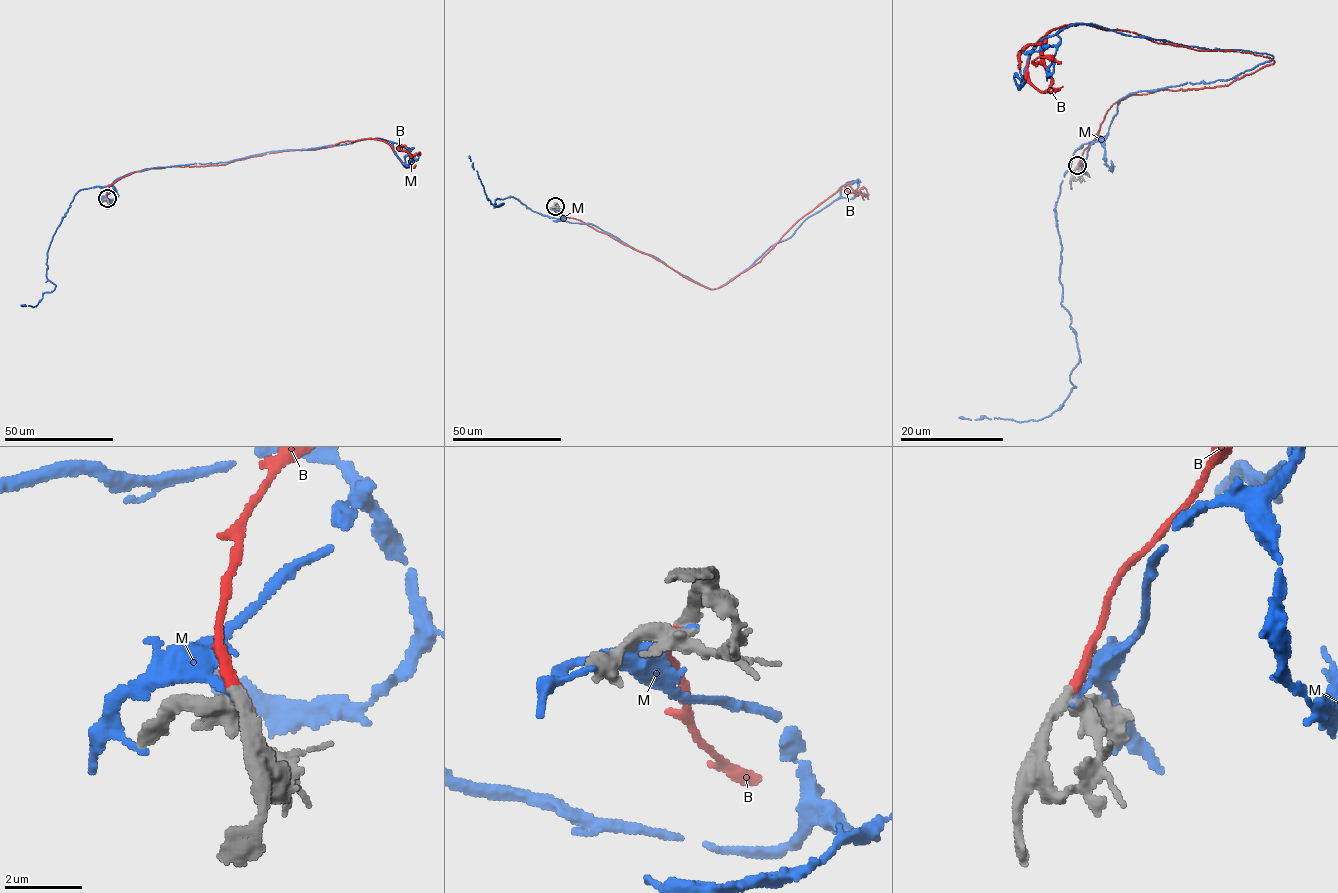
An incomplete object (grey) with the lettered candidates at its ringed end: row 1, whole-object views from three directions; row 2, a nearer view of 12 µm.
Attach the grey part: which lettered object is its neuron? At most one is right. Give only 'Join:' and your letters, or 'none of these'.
Join: B

